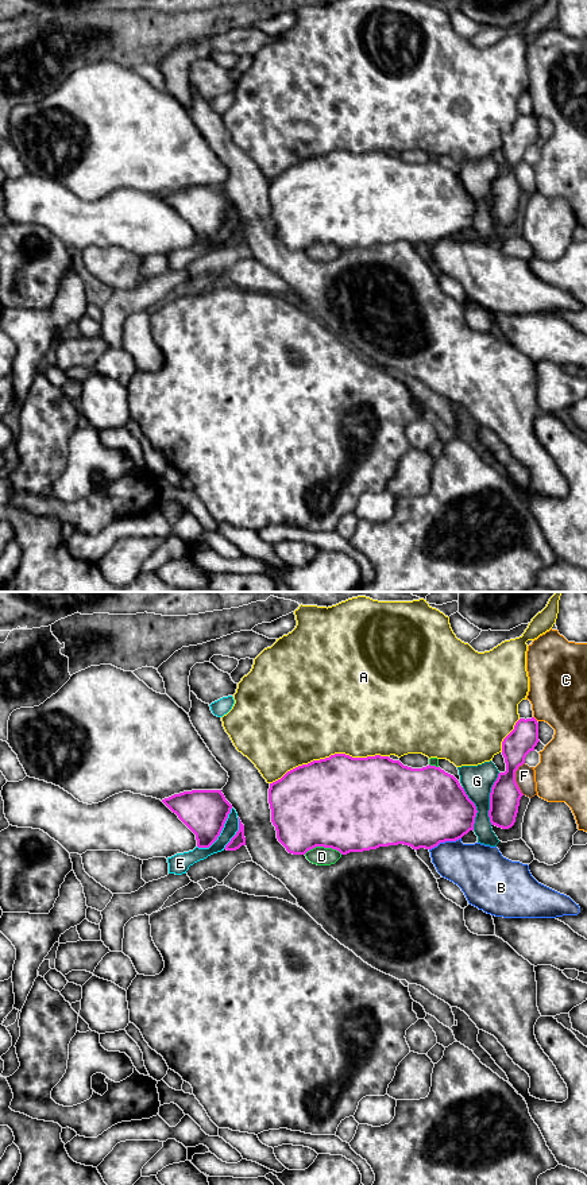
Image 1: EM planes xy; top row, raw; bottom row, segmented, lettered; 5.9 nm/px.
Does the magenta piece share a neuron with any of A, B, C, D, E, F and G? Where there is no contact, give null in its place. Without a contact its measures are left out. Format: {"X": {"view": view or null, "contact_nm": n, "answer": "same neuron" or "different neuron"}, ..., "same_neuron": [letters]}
{"A": {"view": "xy", "contact_nm": 700, "answer": "different neuron"}, "B": {"view": "xy", "contact_nm": 200, "answer": "different neuron"}, "C": {"view": "xy", "contact_nm": 40, "answer": "different neuron"}, "D": {"view": "xy", "contact_nm": 240, "answer": "different neuron"}, "E": {"view": "xy", "contact_nm": 320, "answer": "different neuron"}, "F": {"view": "xy", "contact_nm": 200, "answer": "different neuron"}, "G": {"view": "xy", "contact_nm": 320, "answer": "different neuron"}, "same_neuron": []}

